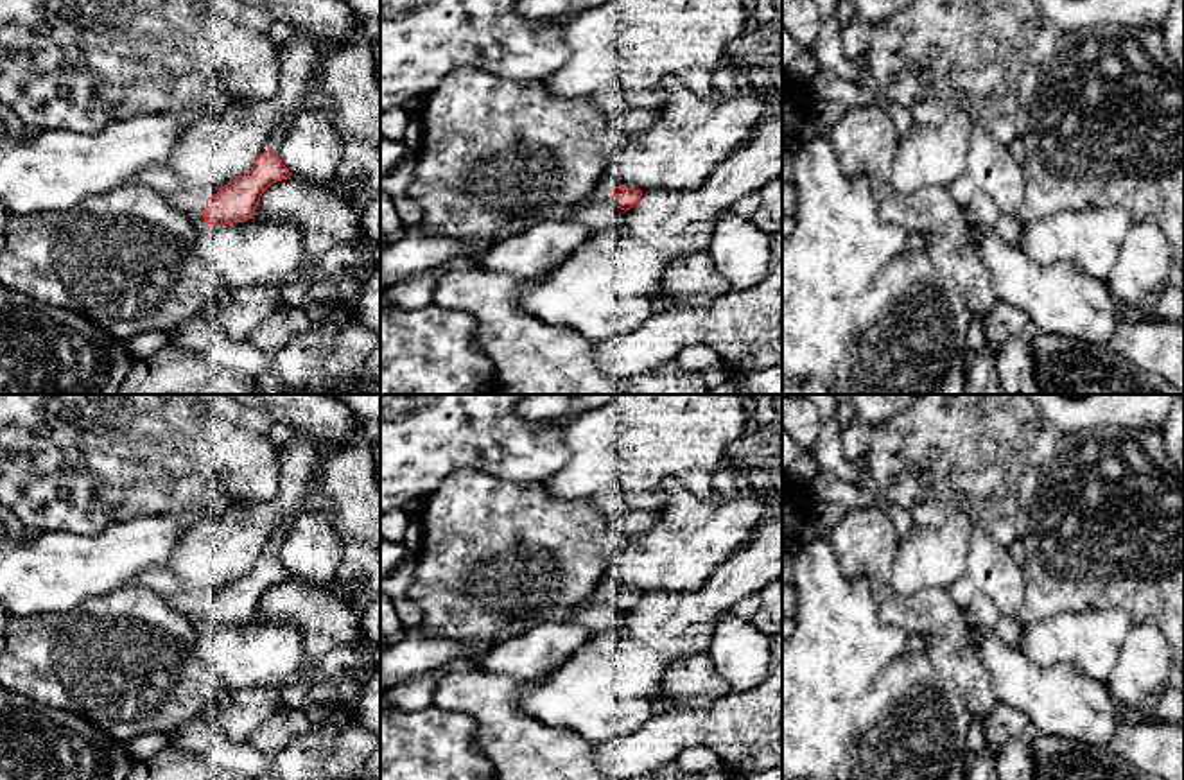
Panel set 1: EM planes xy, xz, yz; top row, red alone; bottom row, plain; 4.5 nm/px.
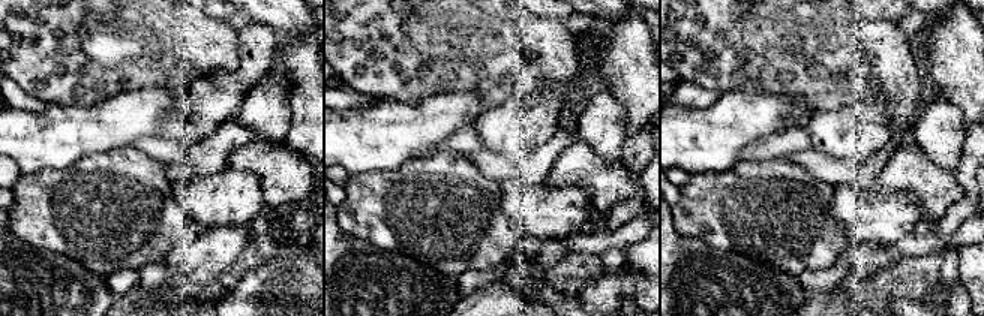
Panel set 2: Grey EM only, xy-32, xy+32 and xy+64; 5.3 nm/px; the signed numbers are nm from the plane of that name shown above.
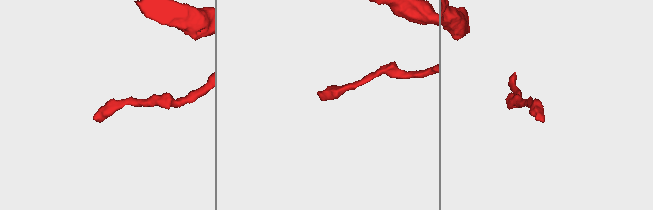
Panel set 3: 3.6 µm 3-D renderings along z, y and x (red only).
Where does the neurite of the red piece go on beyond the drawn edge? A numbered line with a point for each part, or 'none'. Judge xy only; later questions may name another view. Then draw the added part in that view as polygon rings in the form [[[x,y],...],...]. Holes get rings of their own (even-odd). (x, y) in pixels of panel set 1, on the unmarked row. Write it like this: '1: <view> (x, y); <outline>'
1: xy (192, 606); [[[161,594],[179,613],[187,615],[190,622],[205,624],[206,599],[192,594]]]

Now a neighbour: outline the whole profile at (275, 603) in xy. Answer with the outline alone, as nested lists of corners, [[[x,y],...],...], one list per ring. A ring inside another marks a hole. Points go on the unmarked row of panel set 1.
[[[291,577],[267,588],[251,620],[285,619],[298,626],[305,658],[316,669],[321,658],[362,640],[361,608],[334,588],[318,590]]]

